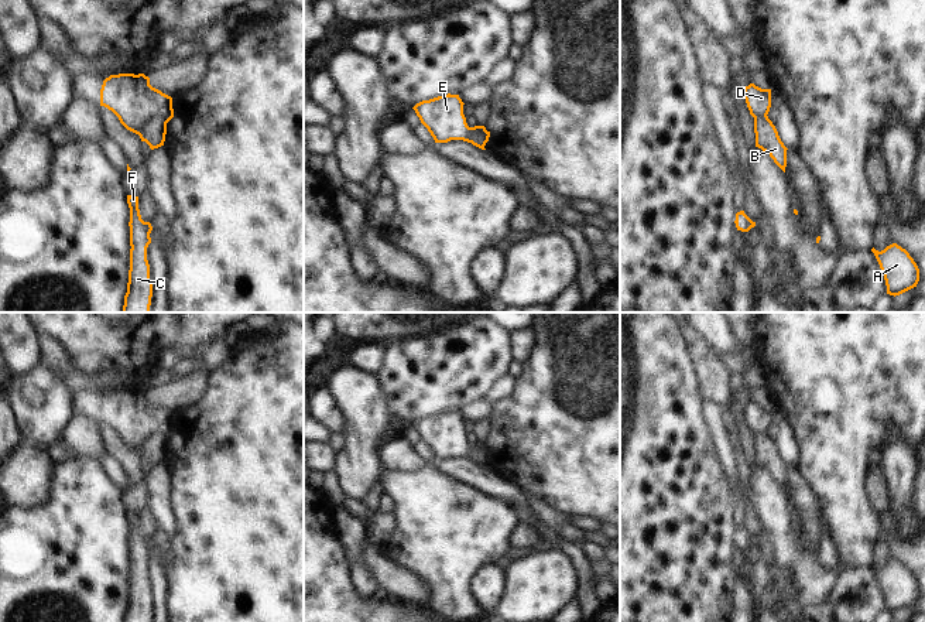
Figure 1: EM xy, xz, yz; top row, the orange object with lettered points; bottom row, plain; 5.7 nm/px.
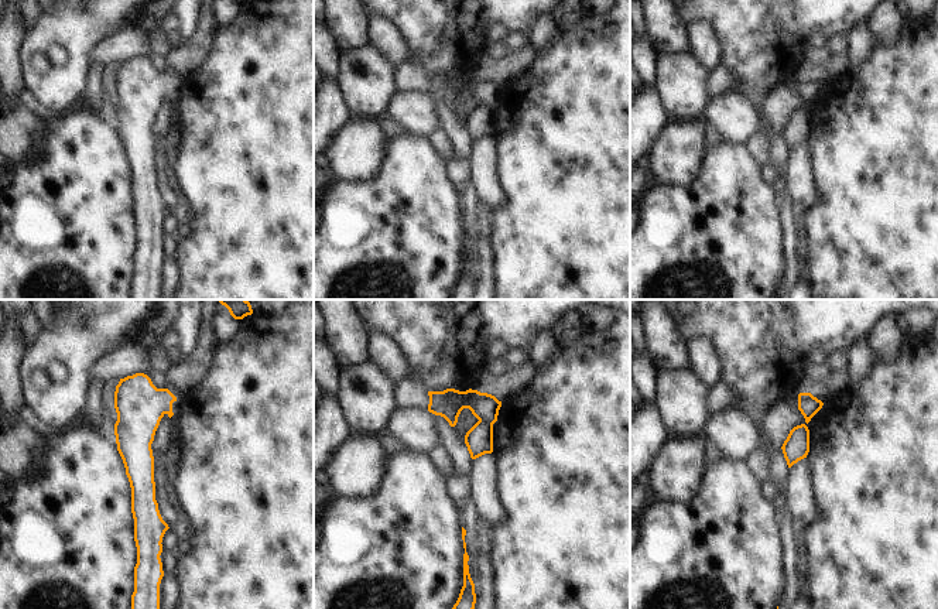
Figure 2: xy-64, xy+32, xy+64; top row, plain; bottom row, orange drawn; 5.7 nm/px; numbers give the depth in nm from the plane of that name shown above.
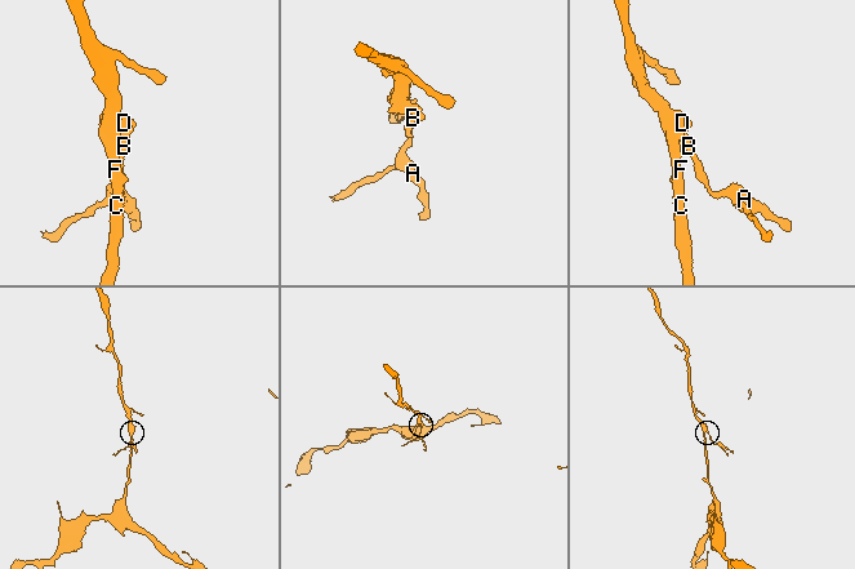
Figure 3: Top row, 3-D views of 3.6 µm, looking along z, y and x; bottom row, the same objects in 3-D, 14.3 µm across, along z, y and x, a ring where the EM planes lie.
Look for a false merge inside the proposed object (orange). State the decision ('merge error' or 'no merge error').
merge error

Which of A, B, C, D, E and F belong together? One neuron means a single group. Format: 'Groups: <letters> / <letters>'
Groups: A B / C D E F.

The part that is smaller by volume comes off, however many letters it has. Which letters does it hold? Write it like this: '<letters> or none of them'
A, B.

